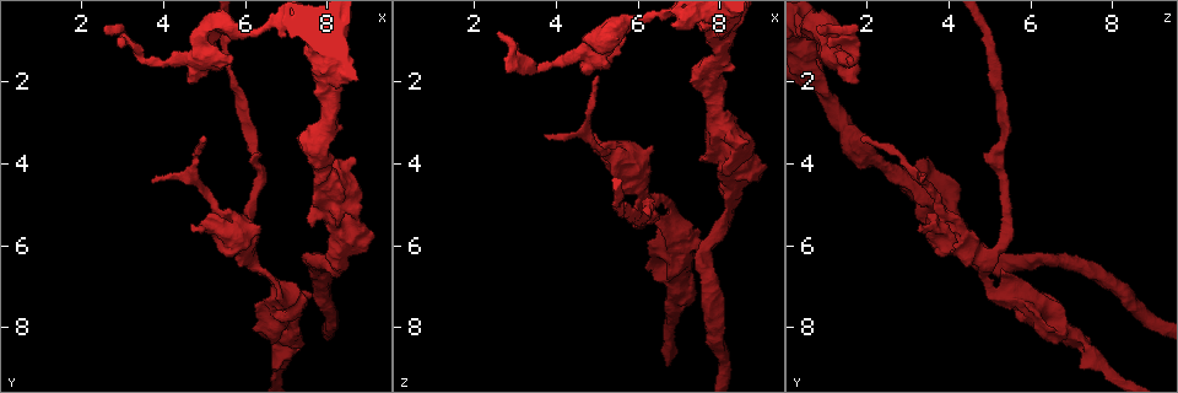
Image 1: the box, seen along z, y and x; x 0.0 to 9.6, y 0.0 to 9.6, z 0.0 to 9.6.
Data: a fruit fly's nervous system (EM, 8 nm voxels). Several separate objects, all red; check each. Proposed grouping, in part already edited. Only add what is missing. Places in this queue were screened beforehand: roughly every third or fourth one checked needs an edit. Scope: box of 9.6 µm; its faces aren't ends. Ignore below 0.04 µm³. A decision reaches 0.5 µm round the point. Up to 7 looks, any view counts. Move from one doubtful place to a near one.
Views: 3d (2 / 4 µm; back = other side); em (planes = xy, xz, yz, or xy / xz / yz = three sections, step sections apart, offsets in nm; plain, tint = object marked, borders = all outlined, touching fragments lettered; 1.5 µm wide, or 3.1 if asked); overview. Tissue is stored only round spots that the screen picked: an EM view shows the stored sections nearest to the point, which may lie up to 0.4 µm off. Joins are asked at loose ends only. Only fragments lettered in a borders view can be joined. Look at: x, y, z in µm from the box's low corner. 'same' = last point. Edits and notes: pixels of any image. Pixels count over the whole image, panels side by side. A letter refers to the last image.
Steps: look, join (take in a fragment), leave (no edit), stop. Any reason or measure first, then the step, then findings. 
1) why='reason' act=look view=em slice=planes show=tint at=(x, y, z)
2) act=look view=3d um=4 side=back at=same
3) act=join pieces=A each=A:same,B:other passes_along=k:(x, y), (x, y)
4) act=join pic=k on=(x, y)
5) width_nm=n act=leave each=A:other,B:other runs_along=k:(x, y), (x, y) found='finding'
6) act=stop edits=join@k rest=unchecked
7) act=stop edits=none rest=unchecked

why='an open end' act=look view=3d um=2 at=(5.80, 6.10, 3.60)

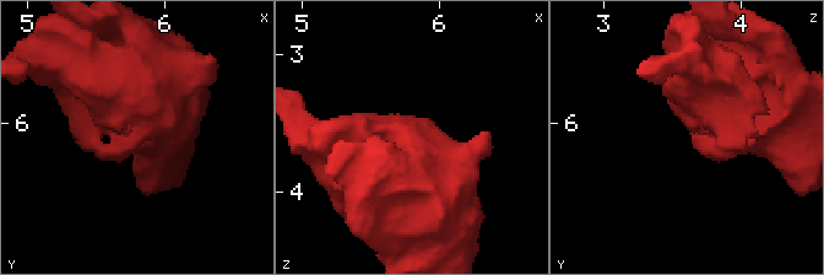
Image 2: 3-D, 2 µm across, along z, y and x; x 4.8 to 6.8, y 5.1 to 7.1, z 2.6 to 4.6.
why='now the EM' act=look view=em slice=xy step=4 show=tint at=(5.78, 6.08, 3.62)

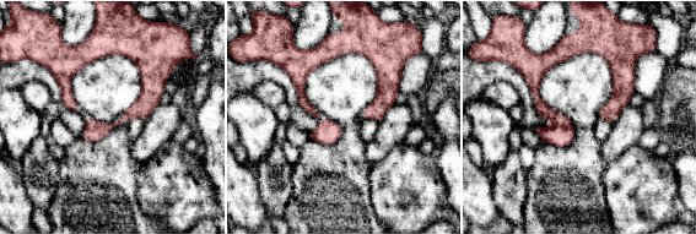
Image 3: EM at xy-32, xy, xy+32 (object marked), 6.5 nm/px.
act=look view=em slice=planes show=borders at=same

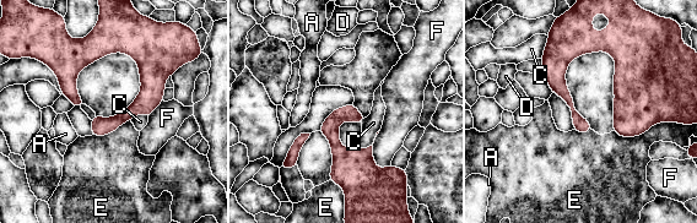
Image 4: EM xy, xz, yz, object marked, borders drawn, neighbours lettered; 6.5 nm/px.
longest_contact=E:280nm act=leave each=A:other,C:other,D:other,E:other,F:other border=4:(654, 123), (635, 136), (614, 131) found='none of them fits'

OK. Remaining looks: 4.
why='an open end' act=look view=3d um=2 at=(2.55, 0.70, 0.80)

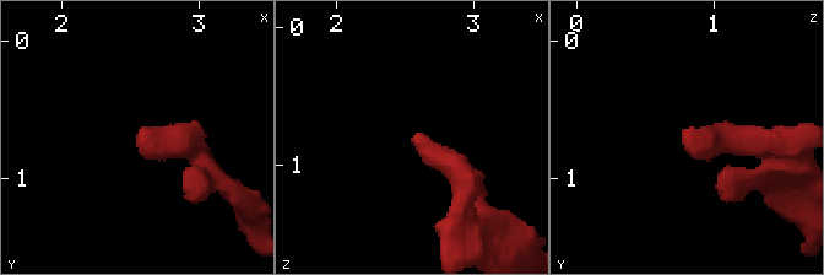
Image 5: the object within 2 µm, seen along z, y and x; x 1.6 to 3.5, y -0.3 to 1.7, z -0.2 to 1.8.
why='shape alone is not enough' act=look view=em slice=xz step=4 show=tint at=(2.56, 0.66, 0.80)

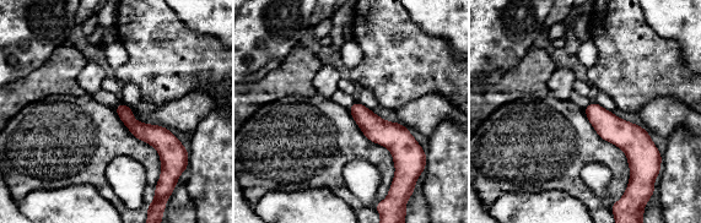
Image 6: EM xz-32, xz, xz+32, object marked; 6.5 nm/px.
act=look view=em slice=planes show=borders at=same

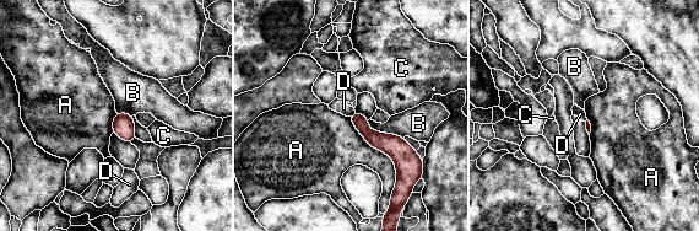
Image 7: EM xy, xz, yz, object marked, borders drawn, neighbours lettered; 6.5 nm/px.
act=leave each=A:other,B:other,C:other,D:other runs_along=7:(355, 117), (374, 139), (413, 155) found='none of them fits'

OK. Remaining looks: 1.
why='free end' act=look view=em slice=planes show=borders at=(5.30, 1.05, 1.60)

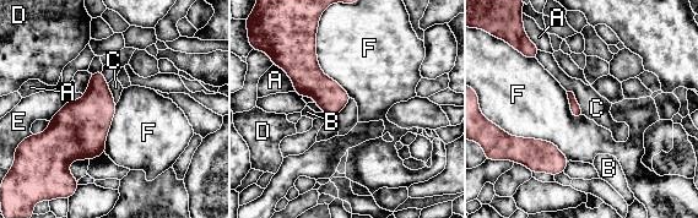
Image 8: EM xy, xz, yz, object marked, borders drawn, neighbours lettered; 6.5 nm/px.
act=leave each=A:other,B:other,C:other,D:other,E:other,F:other border=8:(567, 91), (574, 94), (584, 114) found='no lettered fragment goes on from it'

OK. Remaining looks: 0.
act=stop edits=none rest=unchecked

